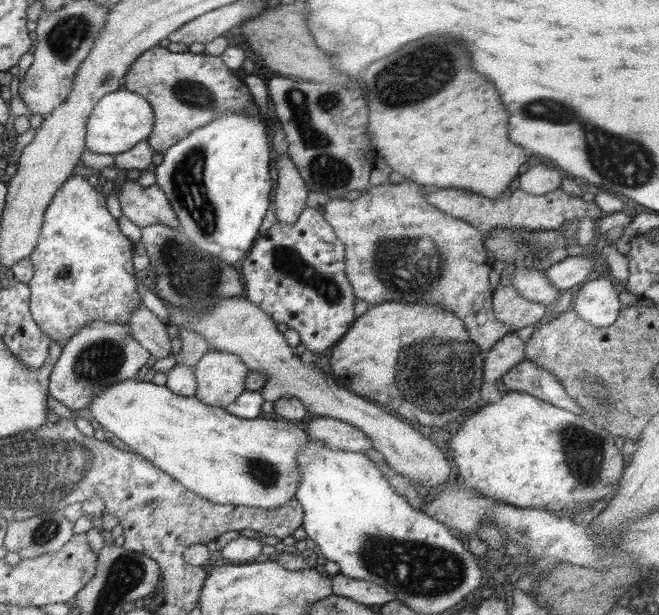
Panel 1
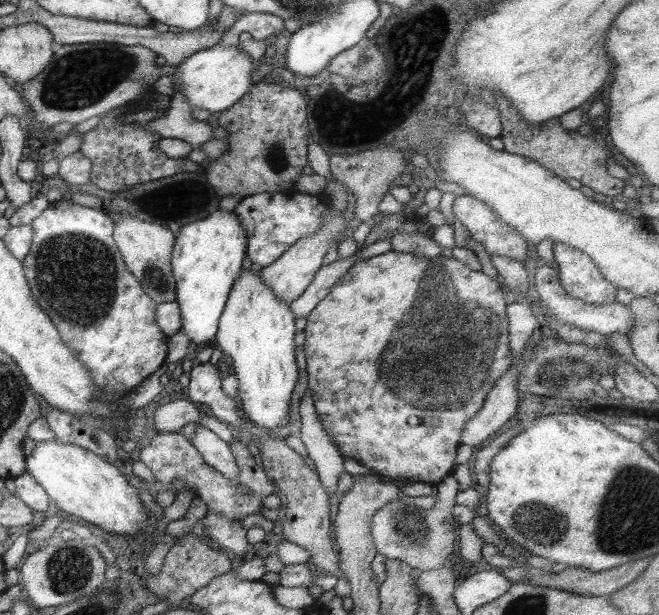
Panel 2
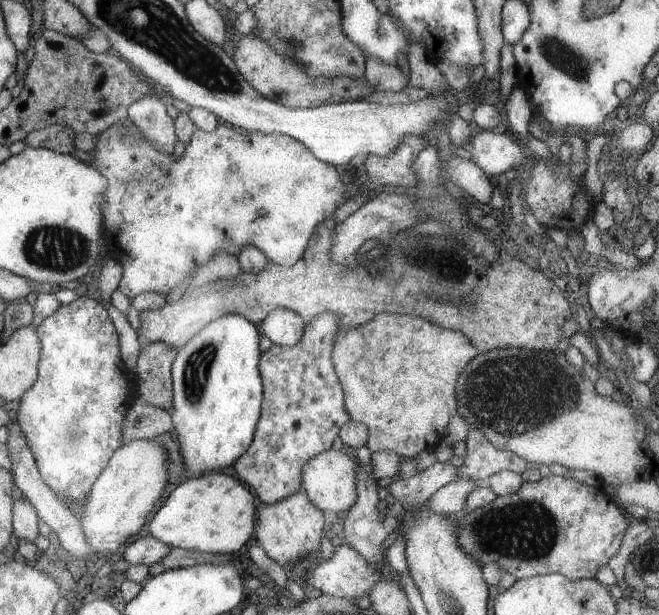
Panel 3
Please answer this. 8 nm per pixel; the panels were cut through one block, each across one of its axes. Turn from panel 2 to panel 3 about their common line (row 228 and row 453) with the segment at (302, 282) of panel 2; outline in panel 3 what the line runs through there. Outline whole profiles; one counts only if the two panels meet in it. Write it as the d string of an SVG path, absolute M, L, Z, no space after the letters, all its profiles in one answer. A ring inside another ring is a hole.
M332 449L326 450L304 464L301 489L308 494L310 502L325 514L348 512L358 496L358 484L356 484L358 465L358 460L352 454L347 455L344 451Z

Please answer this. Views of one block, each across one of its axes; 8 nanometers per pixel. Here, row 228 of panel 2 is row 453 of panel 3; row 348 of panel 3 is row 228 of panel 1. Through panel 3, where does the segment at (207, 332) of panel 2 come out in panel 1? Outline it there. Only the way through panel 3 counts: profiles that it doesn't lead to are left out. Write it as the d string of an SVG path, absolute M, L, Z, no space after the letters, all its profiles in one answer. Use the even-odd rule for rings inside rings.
M253 103L250 108L243 110L243 112L227 112L222 118L210 122L210 124L207 124L202 128L193 130L192 134L189 134L184 140L171 146L166 151L166 154L164 154L162 163L155 168L157 186L165 193L172 209L176 212L176 217L178 217L178 221L180 221L180 231L188 237L188 241L193 244L194 248L204 251L205 253L210 253L221 262L228 265L239 266L242 262L244 253L251 250L253 242L259 237L260 226L262 225L271 203L270 199L274 190L272 178L270 177L270 173L268 173L270 170L271 154L271 141L269 136L270 128L266 125L265 120L262 121L259 109L256 104Z

